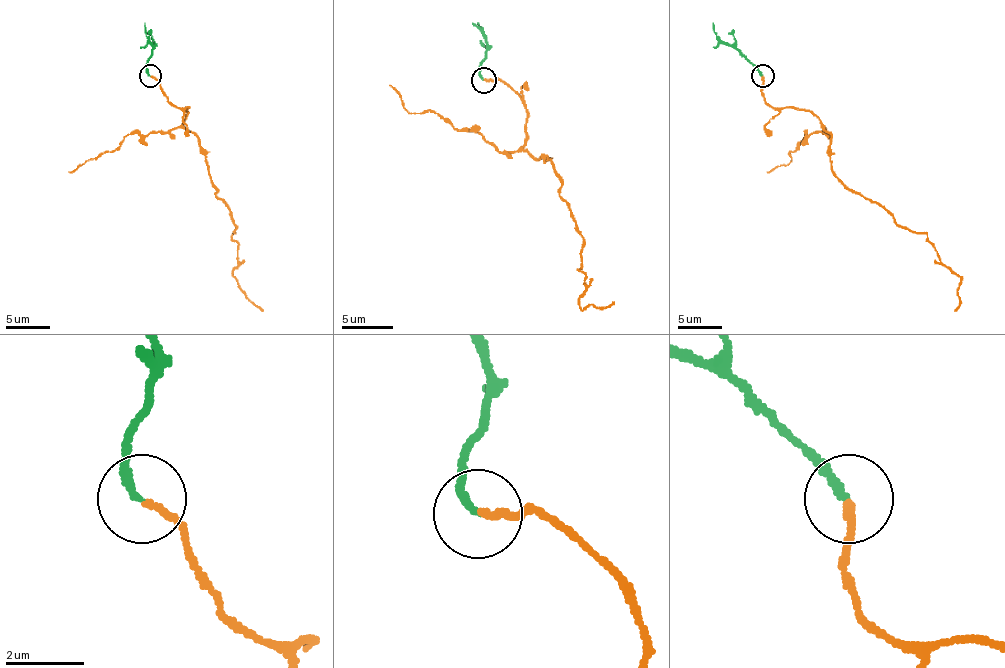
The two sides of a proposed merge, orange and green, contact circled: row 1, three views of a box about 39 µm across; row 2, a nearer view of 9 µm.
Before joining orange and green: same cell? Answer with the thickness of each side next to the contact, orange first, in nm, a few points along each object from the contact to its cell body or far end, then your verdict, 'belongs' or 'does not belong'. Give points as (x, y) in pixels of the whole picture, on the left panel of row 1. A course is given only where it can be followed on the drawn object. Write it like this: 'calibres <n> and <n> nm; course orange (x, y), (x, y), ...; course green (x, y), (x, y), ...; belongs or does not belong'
calibres 180 and 190 nm; course orange (152, 75), (174, 106), (187, 108), (185, 126), (236, 225), (233, 276), (262, 311); course green (150, 75), (147, 59), (152, 55), (152, 42), (145, 31), (145, 22); belongs

